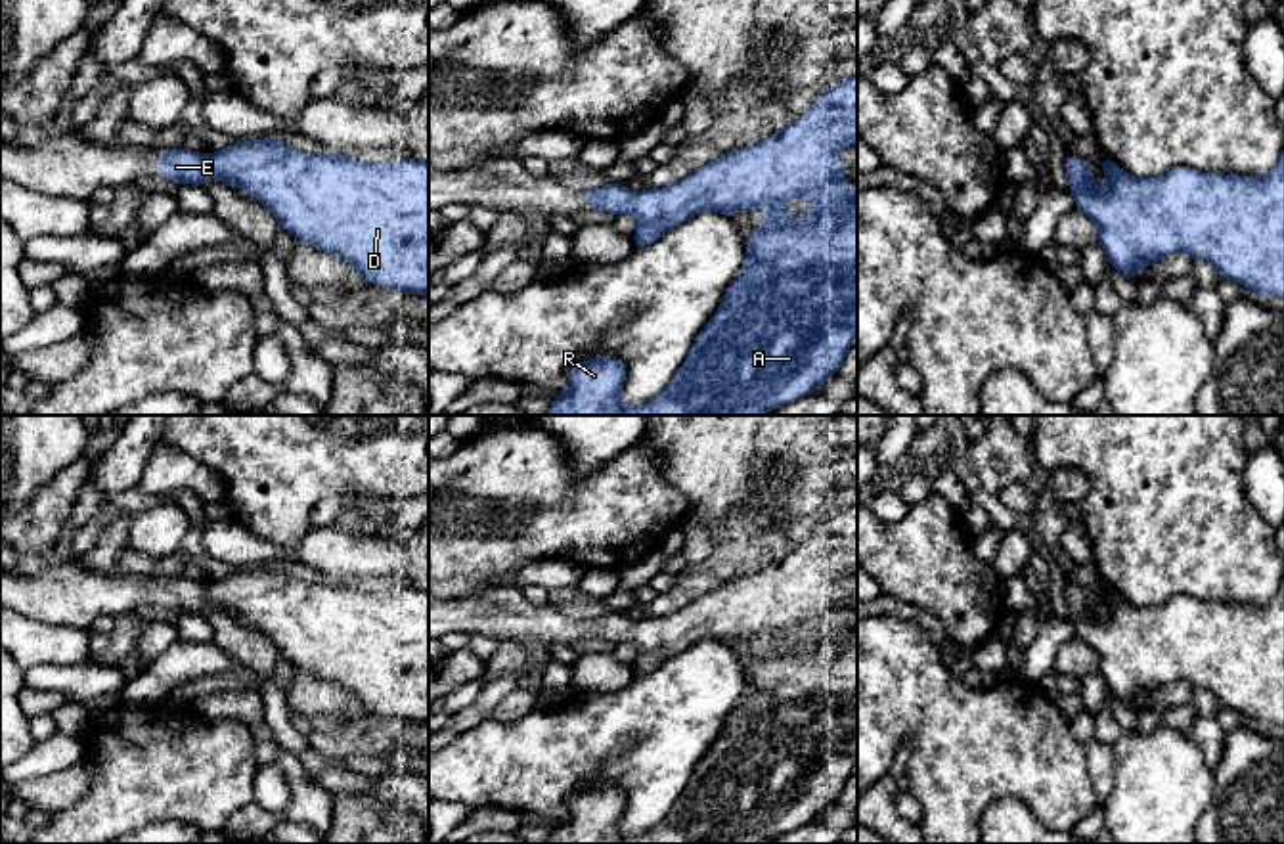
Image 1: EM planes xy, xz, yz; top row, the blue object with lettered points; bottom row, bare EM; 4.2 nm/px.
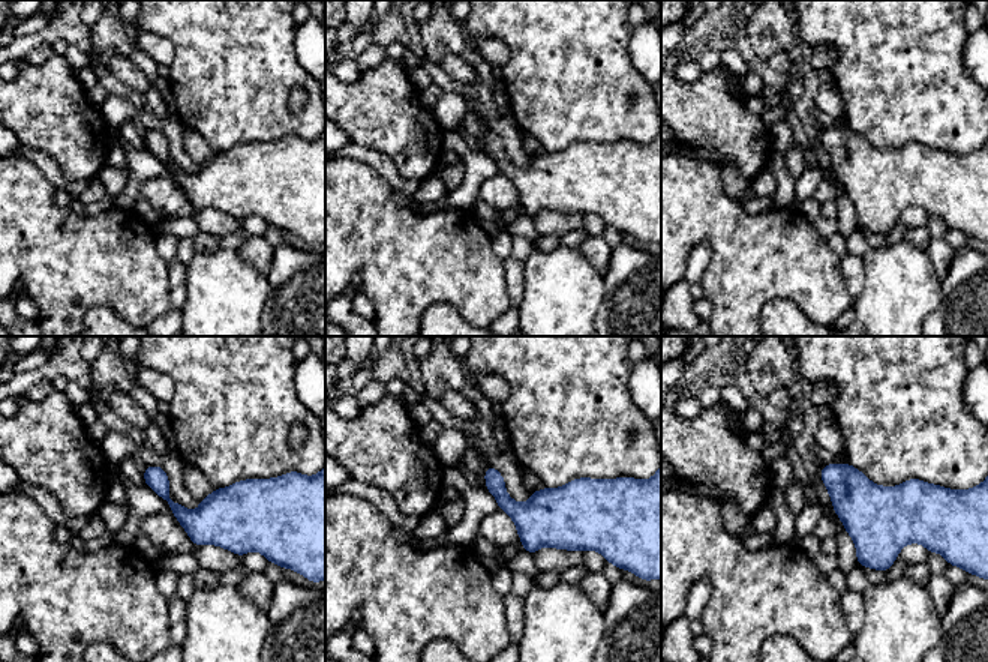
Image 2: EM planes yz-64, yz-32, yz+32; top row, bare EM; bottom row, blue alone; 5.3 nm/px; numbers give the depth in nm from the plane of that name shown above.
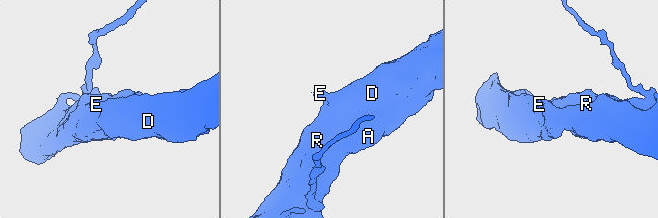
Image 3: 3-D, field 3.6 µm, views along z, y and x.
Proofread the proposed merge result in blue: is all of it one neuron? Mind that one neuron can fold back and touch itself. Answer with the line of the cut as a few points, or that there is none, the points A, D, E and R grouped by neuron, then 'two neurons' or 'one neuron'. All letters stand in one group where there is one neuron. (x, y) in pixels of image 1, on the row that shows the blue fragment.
no cut; A D E R; one neuron

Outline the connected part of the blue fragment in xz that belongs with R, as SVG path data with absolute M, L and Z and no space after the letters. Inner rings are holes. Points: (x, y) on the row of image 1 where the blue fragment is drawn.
M857 75L848 77L846 80L834 84L830 90L823 92L794 122L786 128L775 132L773 136L765 136L762 142L729 151L719 155L718 159L704 165L700 170L685 176L677 184L643 189L639 193L631 193L626 184L614 182L605 188L584 189L580 193L586 195L589 203L589 211L605 211L610 214L633 212L637 218L637 230L633 235L633 245L649 247L668 230L677 224L693 218L697 212L714 211L729 216L731 212L754 212L756 209L765 209L764 224L744 241L746 243L746 262L737 276L737 279L725 289L723 299L712 320L704 325L700 335L695 339L683 366L672 377L672 381L647 404L641 406L624 406L618 400L618 392L626 383L626 366L622 360L612 356L597 356L587 358L584 362L574 364L568 369L568 389L551 400L551 408L547 415L758 415L760 411L773 411L775 408L792 402L794 398L802 398L817 392L830 377L840 369L846 360L848 350L853 346L853 339L857 337L857 191L852 191L846 186L848 167L842 161L836 161L834 155L840 147L857 145ZM796 195L804 195L808 201L817 203L817 211L806 212L798 222L792 222L785 205L792 205L790 199Z

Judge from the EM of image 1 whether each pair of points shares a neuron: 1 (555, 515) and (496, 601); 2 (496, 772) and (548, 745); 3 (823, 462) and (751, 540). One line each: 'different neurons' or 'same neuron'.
1: different neurons
2: same neuron
3: same neuron

